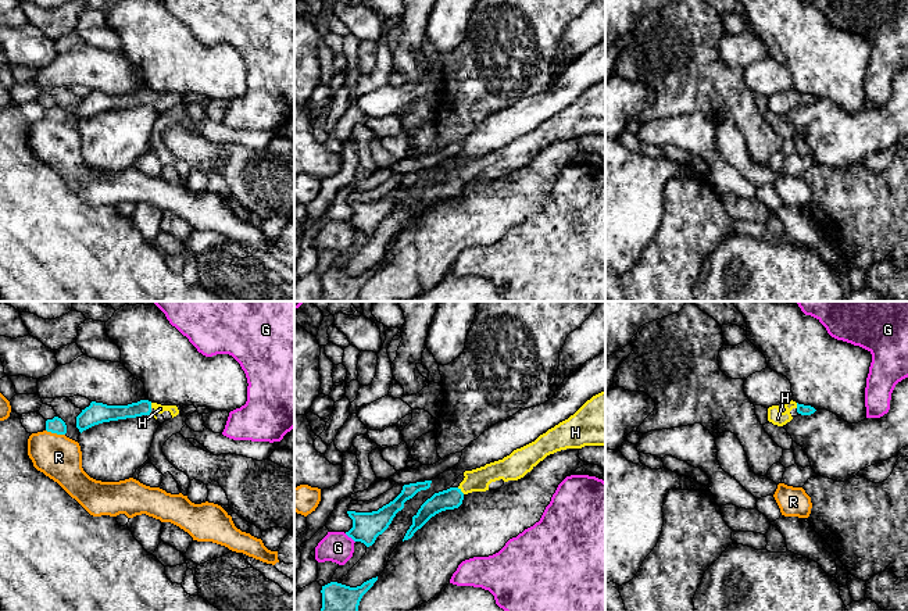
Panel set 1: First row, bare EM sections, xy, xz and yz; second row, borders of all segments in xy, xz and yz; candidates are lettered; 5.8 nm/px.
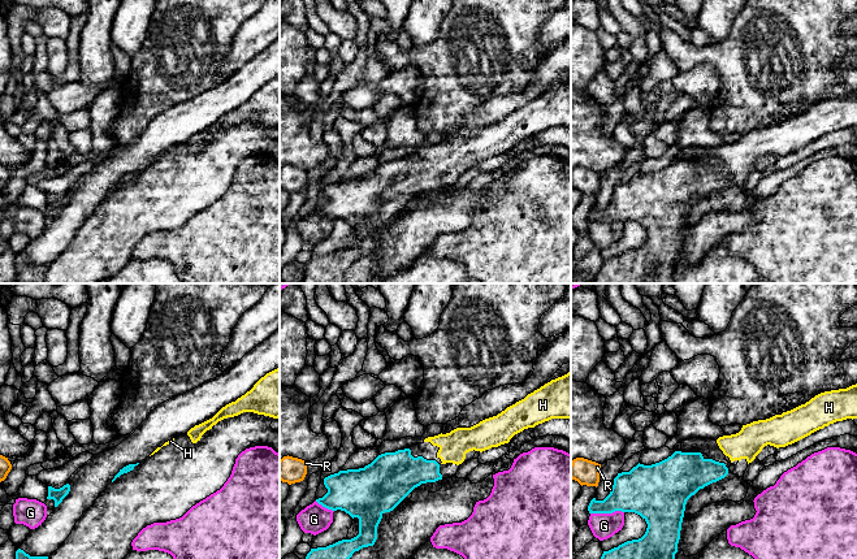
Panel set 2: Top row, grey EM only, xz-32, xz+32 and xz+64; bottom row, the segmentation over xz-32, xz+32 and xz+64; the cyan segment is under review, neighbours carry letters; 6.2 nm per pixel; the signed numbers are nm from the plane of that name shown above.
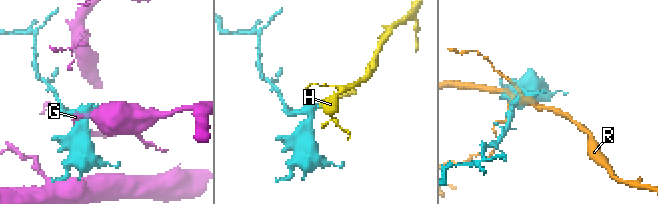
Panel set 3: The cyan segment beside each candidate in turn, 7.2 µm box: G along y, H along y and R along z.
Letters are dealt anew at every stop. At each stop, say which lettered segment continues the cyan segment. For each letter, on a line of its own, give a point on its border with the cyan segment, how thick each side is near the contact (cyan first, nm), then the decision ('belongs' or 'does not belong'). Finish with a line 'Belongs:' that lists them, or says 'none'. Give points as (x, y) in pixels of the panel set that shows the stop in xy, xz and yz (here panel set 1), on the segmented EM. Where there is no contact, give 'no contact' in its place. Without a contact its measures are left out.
G: contact xz (350, 536); calibres 170 and 180 nm; does not belong
H: contact xz (460, 490); calibres 120 and 130 nm; belongs
R: contact xy (56, 432); calibres 90 and 260 nm; does not belong
Belongs: H

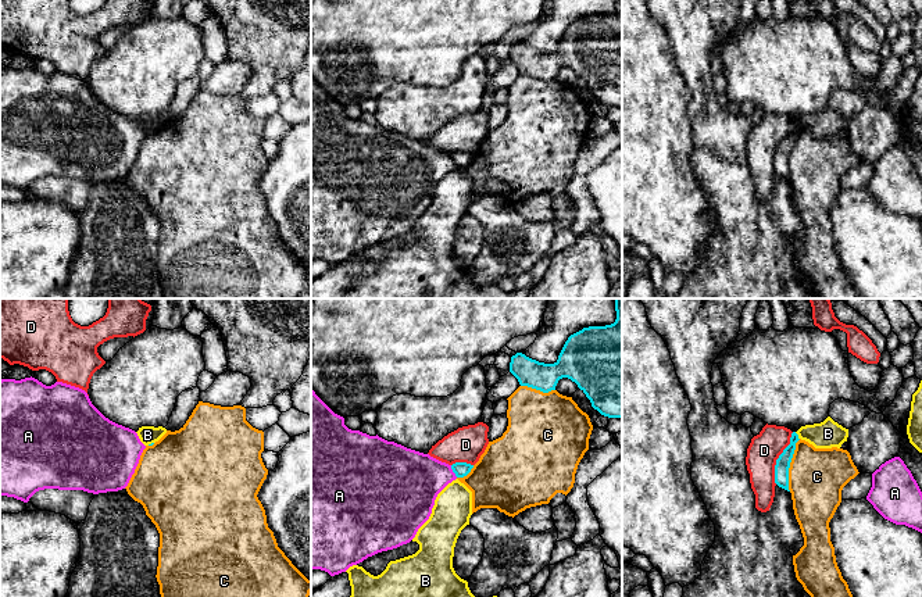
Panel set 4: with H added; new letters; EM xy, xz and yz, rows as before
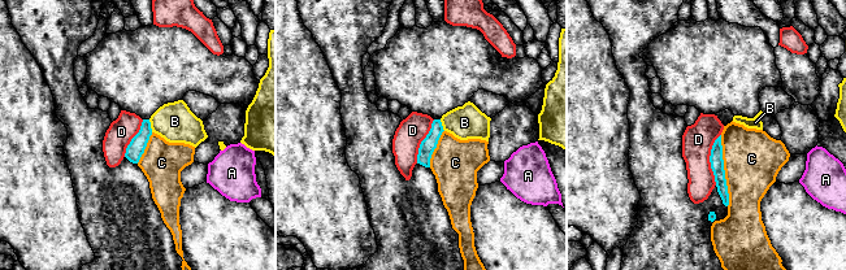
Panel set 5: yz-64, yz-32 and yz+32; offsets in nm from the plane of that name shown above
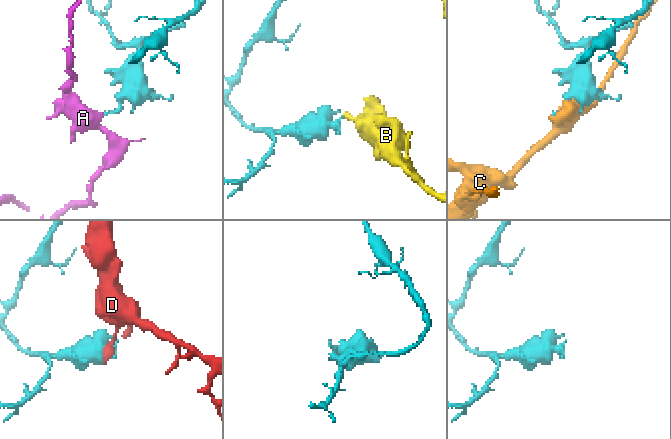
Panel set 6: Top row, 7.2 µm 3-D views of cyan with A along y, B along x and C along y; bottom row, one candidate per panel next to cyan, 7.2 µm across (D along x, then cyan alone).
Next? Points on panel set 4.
A: contact xz (453, 471); calibres 90 and 340 nm; does not belong
B: contact yz (797, 436); calibres 80 and 160 nm; does not belong
C: contact yz (789, 465); calibres 80 and 320 nm; does not belong
D: contact yz (778, 458); calibres 80 and 180 nm; does not belong
Belongs: none

